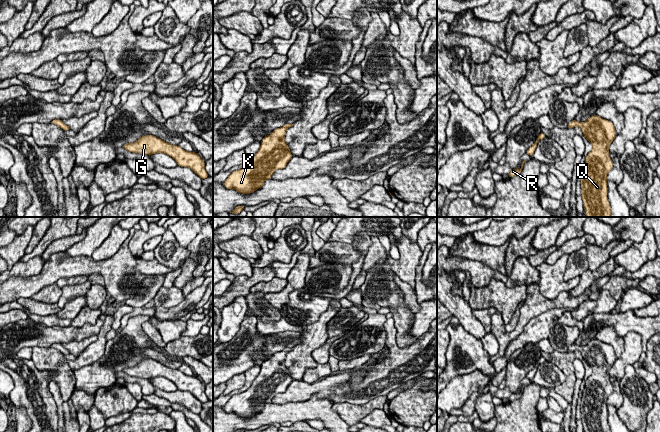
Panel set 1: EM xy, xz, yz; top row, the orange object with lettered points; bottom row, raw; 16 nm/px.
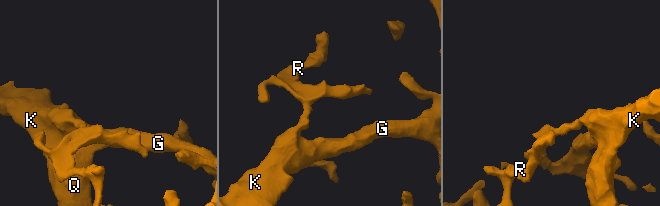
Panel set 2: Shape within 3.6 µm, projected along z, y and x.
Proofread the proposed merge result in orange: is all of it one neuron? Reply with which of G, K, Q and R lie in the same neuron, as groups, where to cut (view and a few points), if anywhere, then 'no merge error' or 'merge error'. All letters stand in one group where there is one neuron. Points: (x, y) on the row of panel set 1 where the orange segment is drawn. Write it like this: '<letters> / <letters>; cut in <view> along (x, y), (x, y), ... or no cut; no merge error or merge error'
G K Q R; no cut; no merge error

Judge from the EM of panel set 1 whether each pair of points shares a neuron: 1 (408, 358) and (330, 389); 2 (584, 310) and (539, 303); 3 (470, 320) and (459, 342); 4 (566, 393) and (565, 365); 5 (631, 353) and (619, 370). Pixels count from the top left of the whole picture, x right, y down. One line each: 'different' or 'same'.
1: same
2: different
3: different
4: same
5: same

